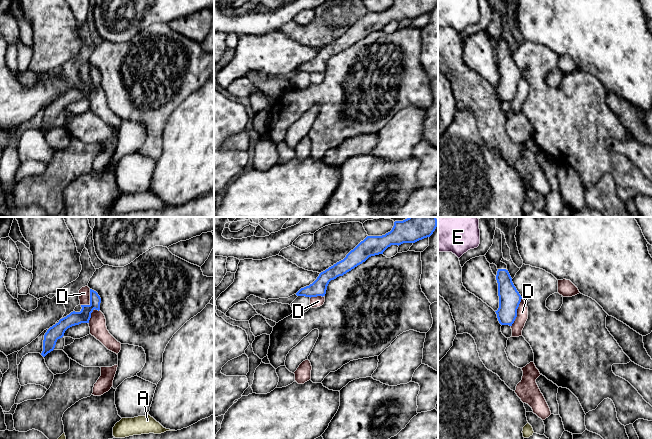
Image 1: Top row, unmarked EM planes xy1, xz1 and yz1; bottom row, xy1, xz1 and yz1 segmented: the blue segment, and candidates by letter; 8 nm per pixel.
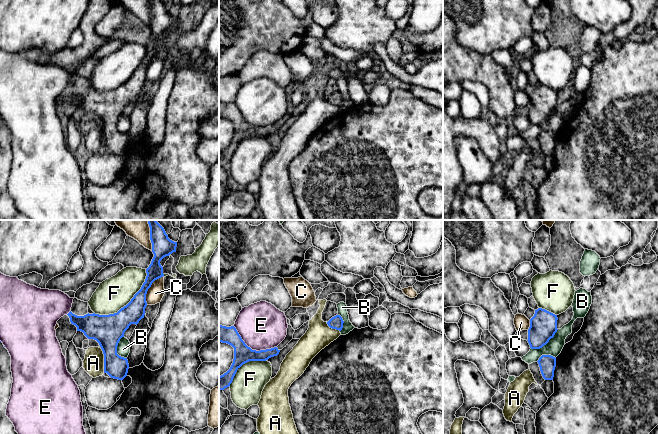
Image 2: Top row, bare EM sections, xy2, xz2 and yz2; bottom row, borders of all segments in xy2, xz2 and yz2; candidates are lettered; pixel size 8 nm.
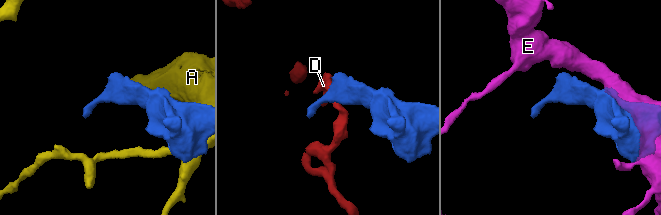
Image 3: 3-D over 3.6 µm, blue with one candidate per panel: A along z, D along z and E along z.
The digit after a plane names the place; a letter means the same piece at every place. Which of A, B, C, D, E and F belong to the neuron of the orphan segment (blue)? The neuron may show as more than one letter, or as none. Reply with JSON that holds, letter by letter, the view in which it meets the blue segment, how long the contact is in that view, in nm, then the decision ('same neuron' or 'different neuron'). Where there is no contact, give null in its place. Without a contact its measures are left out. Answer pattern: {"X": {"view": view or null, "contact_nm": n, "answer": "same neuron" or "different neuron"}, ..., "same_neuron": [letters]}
{"A": {"view": "xy2", "contact_nm": 200, "answer": "different neuron"}, "B": {"view": "yz2", "contact_nm": 280, "answer": "different neuron"}, "C": {"view": "xy2", "contact_nm": 260, "answer": "different neuron"}, "D": {"view": "yz1", "contact_nm": 240, "answer": "different neuron"}, "E": {"view": "xz2", "contact_nm": 400, "answer": "different neuron"}, "F": {"view": "xy2", "contact_nm": 550, "answer": "different neuron"}, "same_neuron": []}

